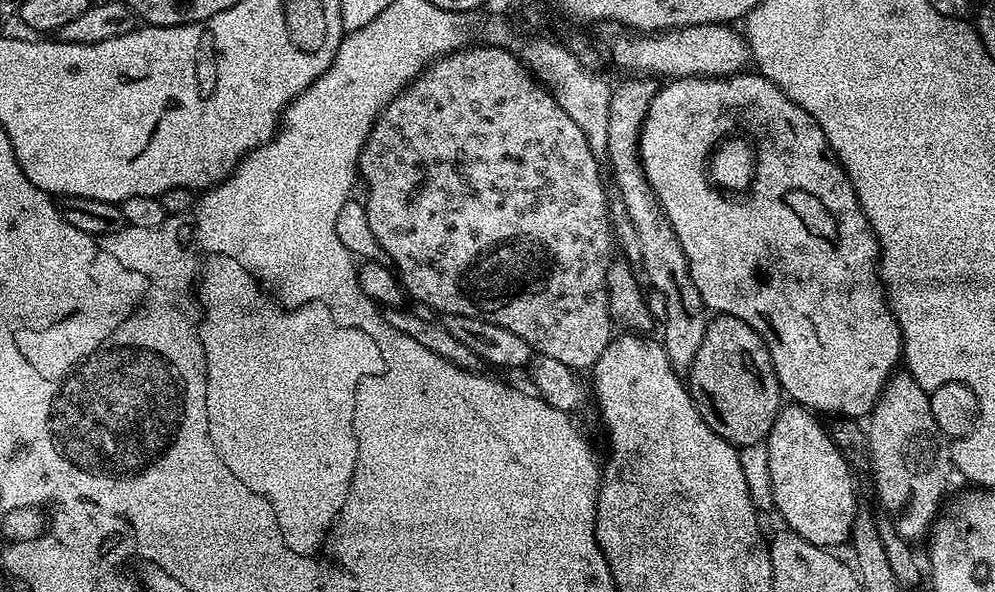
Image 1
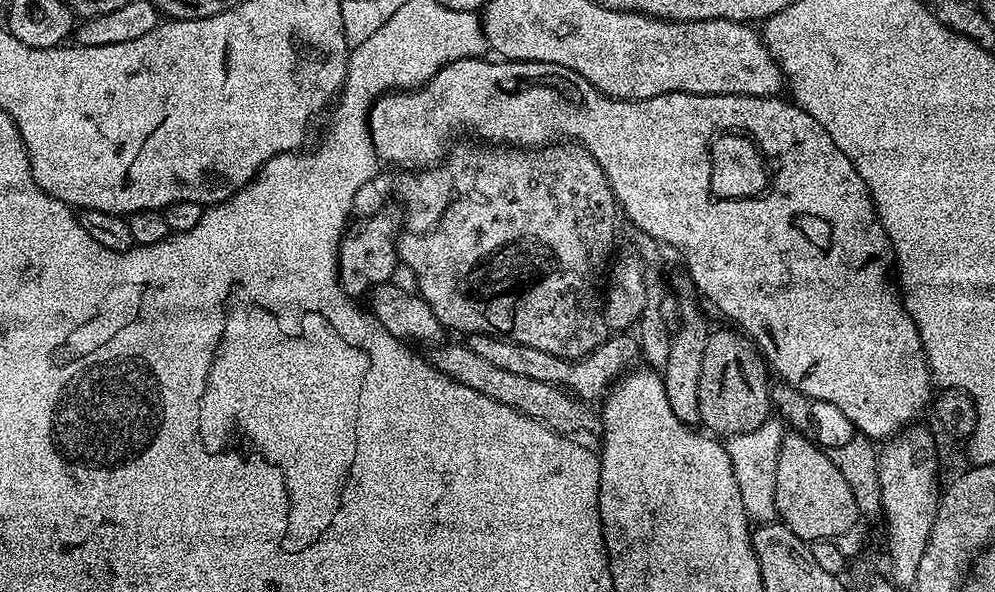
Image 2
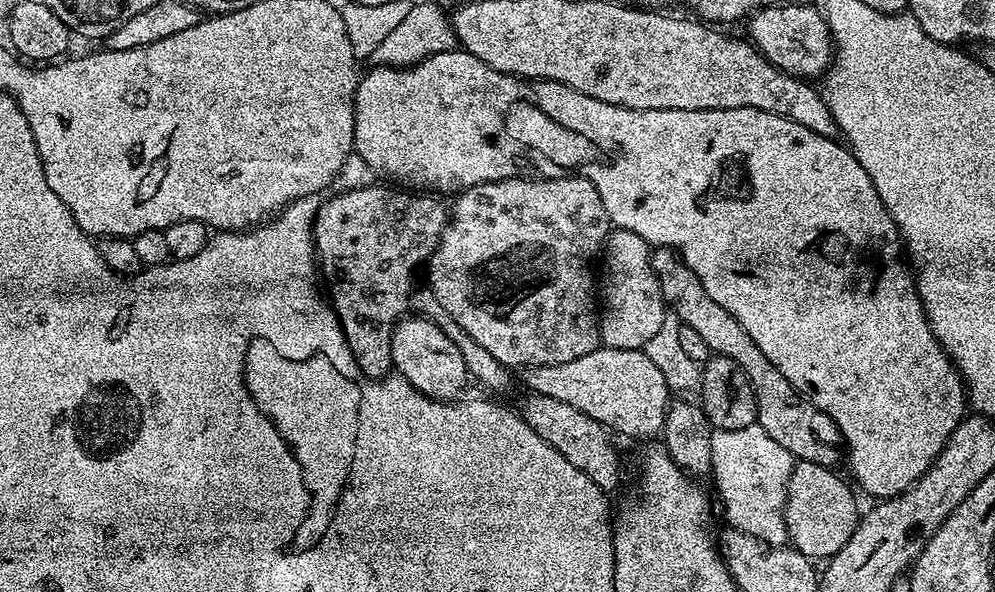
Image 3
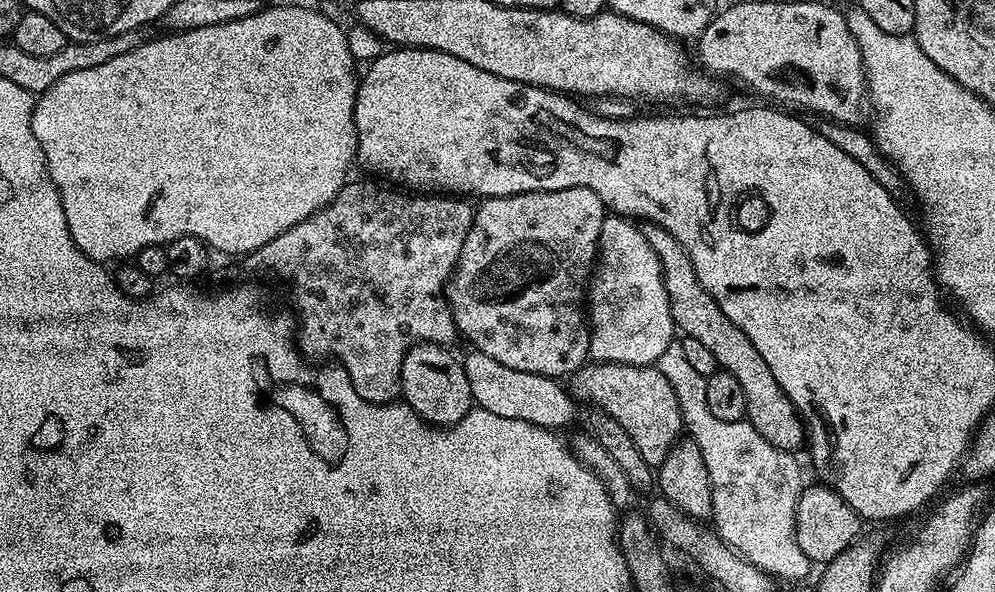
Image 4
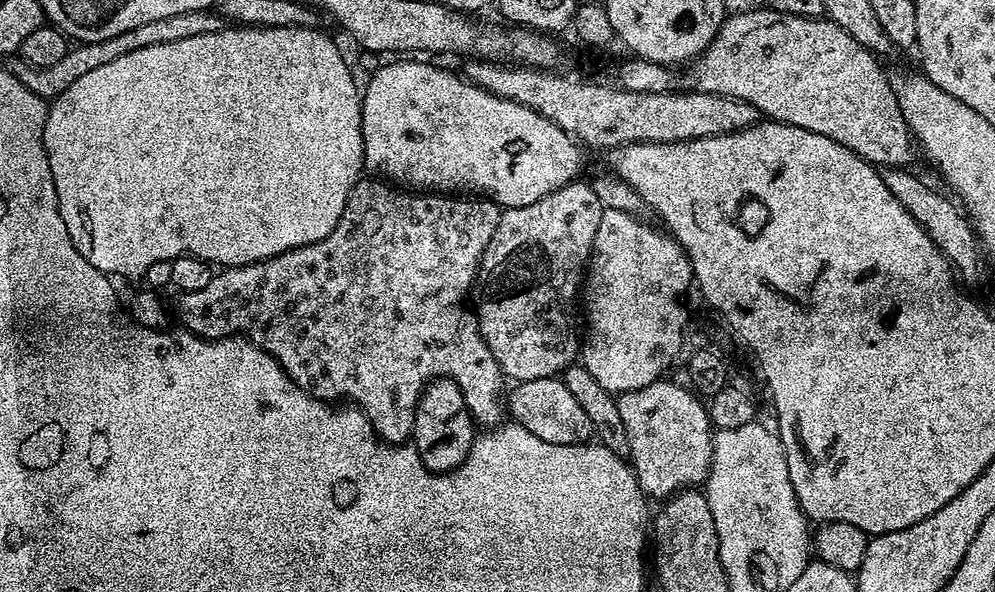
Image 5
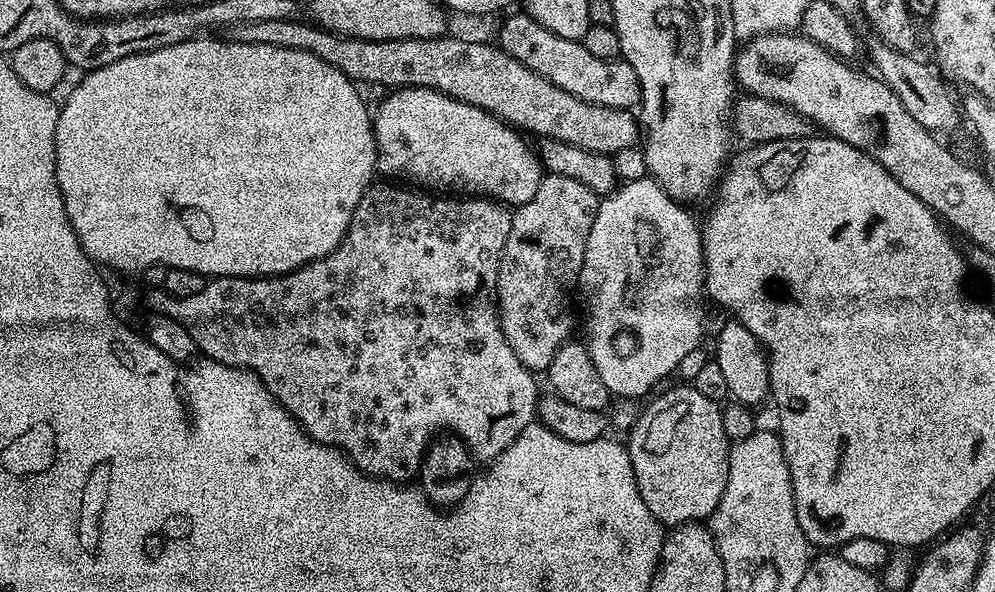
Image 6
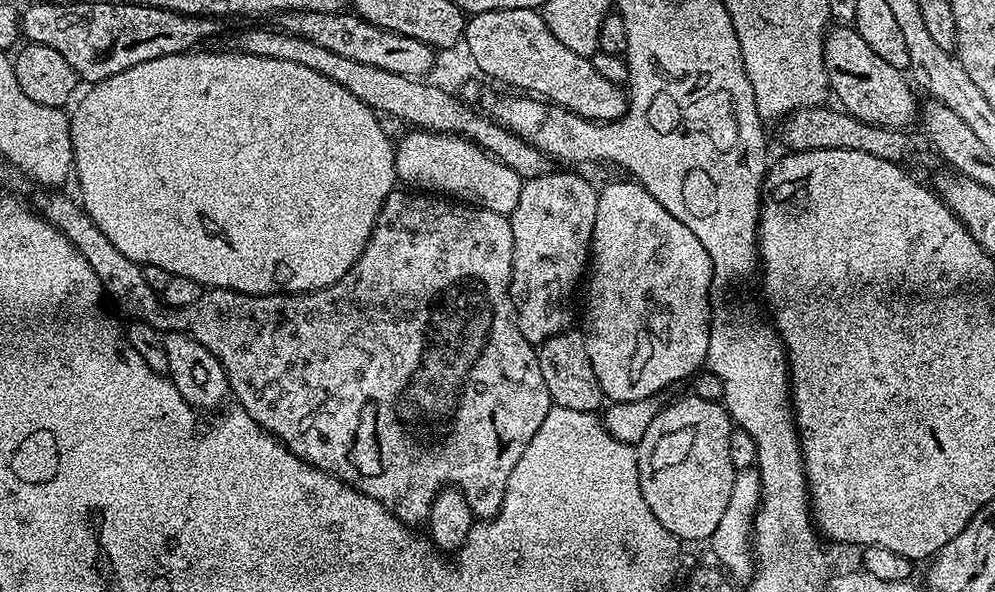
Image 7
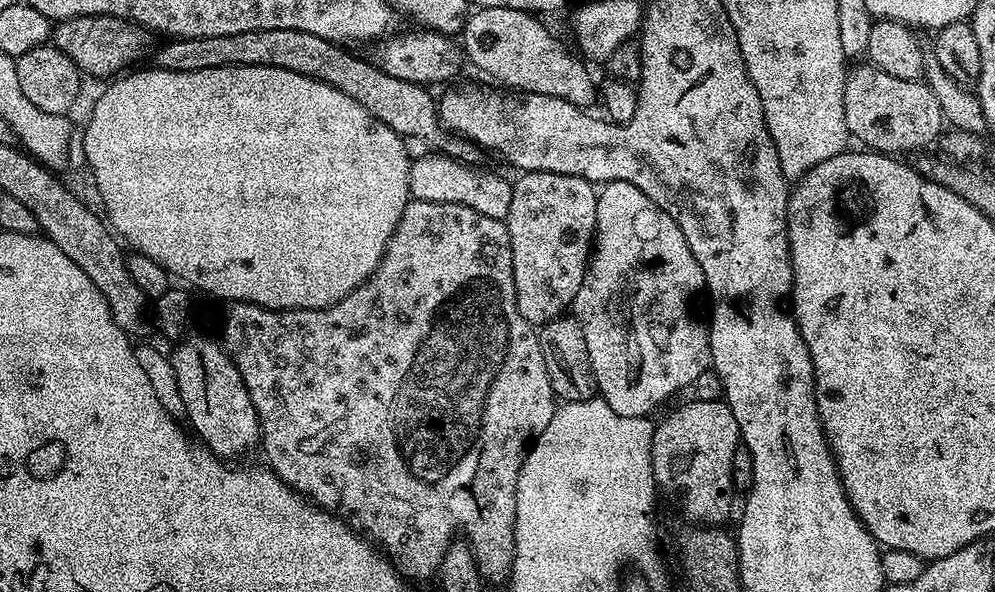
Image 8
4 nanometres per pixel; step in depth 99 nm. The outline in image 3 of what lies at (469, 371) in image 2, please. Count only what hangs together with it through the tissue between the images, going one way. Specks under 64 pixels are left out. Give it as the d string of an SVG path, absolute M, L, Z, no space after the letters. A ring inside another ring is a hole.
M533 392L525 395L525 400L518 407L518 414L534 430L534 434L541 436L547 444L554 446L566 462L578 466L586 478L590 478L606 494L620 484L620 456L616 453L616 448L612 445L609 429L603 424L594 422L590 414L582 414L575 406L570 406L567 402L560 402L558 398L550 398L546 394Z

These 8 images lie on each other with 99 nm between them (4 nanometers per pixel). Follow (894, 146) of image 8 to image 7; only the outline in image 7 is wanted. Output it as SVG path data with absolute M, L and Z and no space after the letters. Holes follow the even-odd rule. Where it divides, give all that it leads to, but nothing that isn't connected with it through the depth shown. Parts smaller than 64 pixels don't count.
M836 26L825 35L824 65L834 100L836 96L835 103L854 118L867 124L876 124L880 128L901 130L915 125L912 124L915 120L917 123L918 100L916 104L909 77L901 69L890 66L890 62L878 58L878 54L870 50L870 45L862 38L862 34L856 32L855 27Z

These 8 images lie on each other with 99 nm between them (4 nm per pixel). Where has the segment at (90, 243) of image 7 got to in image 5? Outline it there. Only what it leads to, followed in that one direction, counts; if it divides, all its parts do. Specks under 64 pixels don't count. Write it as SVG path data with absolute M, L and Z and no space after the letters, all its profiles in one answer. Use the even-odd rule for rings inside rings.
M361 178L350 190L346 198L346 206L342 210L342 218L338 218L338 226L313 244L301 248L292 248L268 260L259 260L253 264L243 264L237 268L224 268L217 271L206 286L197 292L182 292L175 298L176 312L185 329L194 332L203 340L224 340L233 334L239 334L243 339L251 340L266 354L273 356L282 366L282 370L304 392L308 392L316 400L325 402L351 402L359 408L372 422L376 435L385 444L405 443L412 435L415 424L415 410L419 406L420 395L437 377L448 377L464 392L465 404L469 413L480 426L495 426L505 419L506 396L500 393L500 383L505 383L506 377L501 372L490 346L486 344L480 333L480 324L476 313L471 307L464 308L464 295L471 293L476 279L476 269L480 267L480 259L494 236L494 230L500 221L501 207L487 198L457 198L452 194L413 194L401 190L380 178Z

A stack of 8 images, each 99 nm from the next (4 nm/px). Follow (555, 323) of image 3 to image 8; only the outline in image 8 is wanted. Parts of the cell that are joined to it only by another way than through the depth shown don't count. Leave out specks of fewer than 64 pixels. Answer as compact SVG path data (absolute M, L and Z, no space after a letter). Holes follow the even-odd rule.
M525 172L517 175L512 184L512 197L508 211L508 237L512 247L512 273L516 287L516 305L533 326L543 326L565 315L571 309L588 270L590 253L596 234L597 189L592 181L570 174L553 172Z

